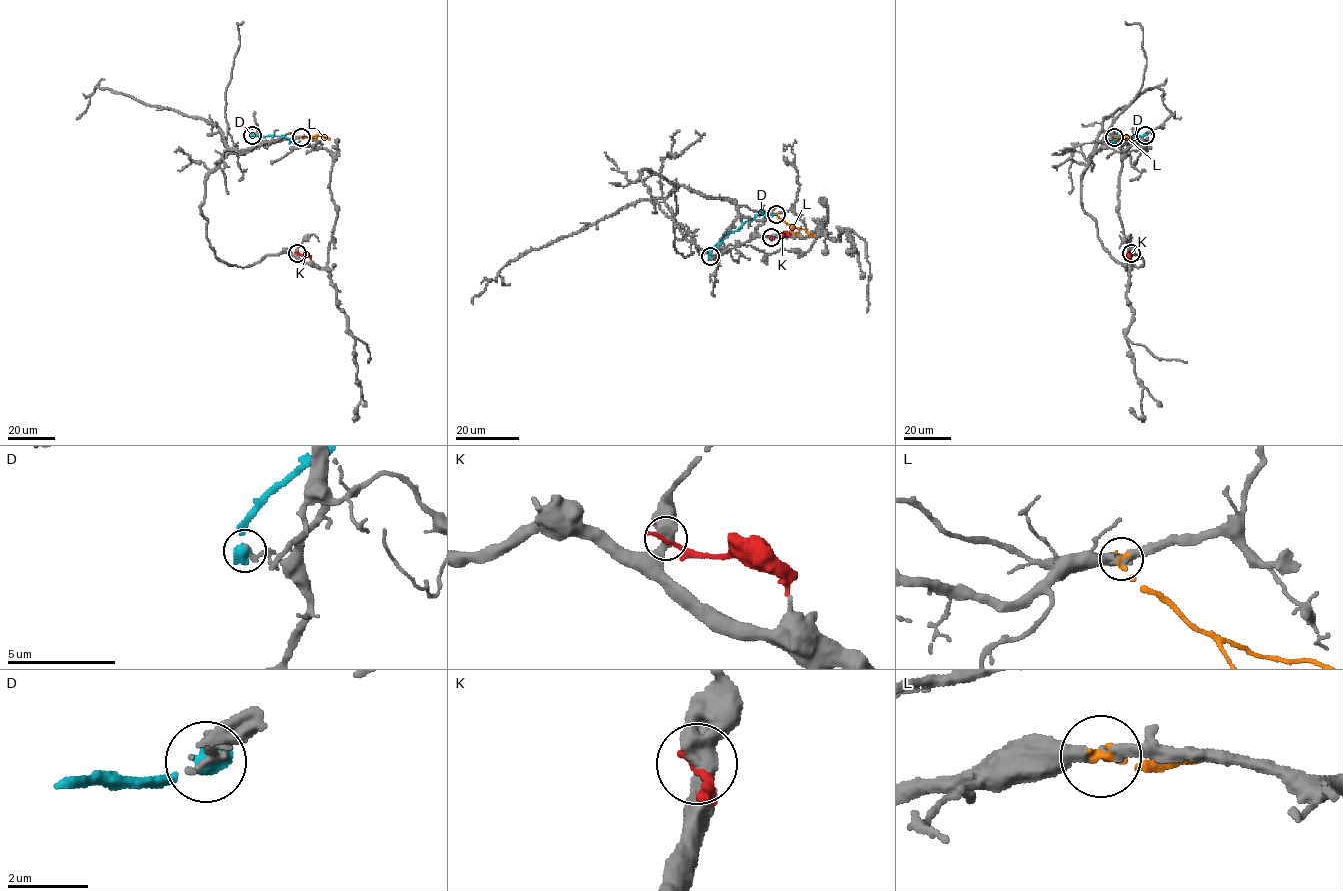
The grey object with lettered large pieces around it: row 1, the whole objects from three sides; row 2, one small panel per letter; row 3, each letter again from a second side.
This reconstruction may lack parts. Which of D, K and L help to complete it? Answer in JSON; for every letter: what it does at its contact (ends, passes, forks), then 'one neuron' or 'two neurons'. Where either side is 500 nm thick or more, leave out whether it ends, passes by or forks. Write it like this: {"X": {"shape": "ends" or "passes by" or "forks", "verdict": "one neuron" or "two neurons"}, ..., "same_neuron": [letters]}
{"D": {"verdict": "two neurons"}, "K": {"verdict": "two neurons"}, "L": {"shape": "ends", "verdict": "one neuron"}, "same_neuron": ["L"]}

